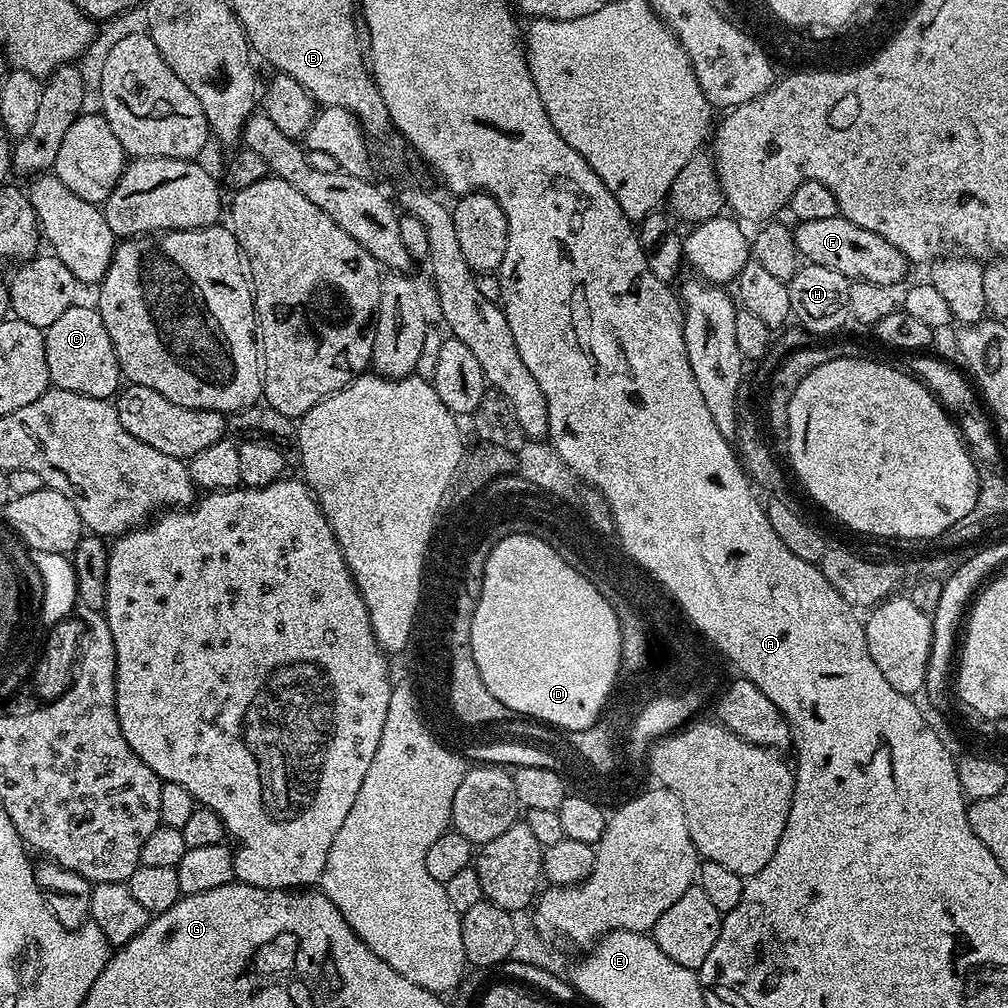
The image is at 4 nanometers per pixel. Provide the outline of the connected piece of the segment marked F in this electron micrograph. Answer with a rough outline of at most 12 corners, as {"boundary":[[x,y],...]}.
{"boundary":[[845,216],[800,222],[807,263],[896,286],[910,261]]}

